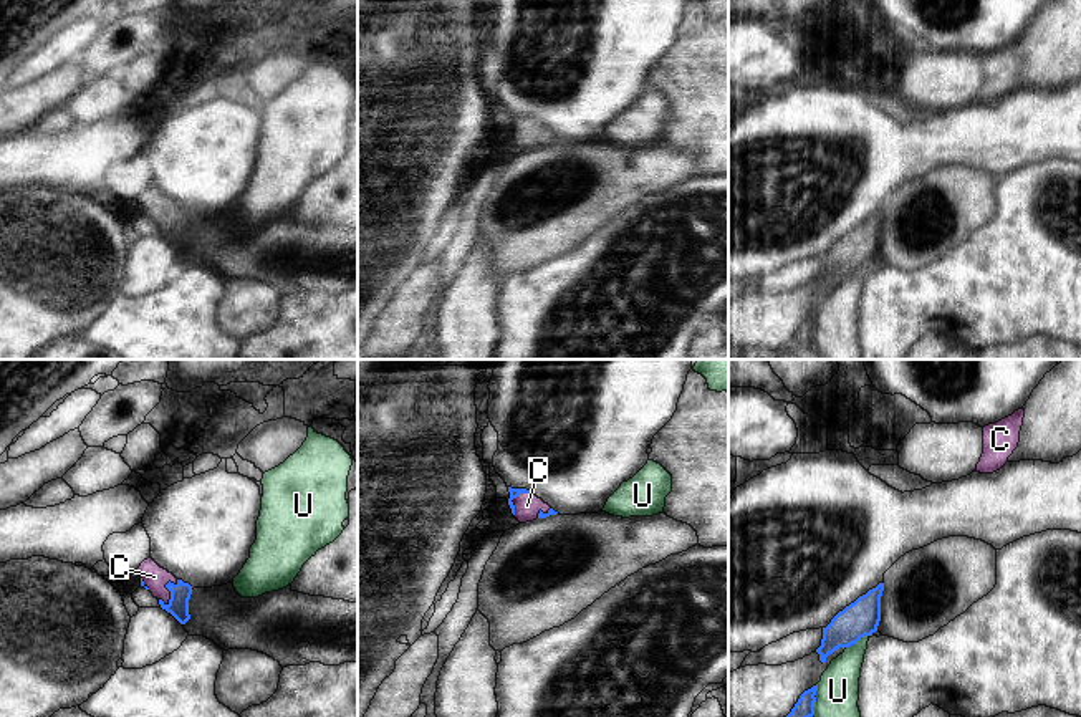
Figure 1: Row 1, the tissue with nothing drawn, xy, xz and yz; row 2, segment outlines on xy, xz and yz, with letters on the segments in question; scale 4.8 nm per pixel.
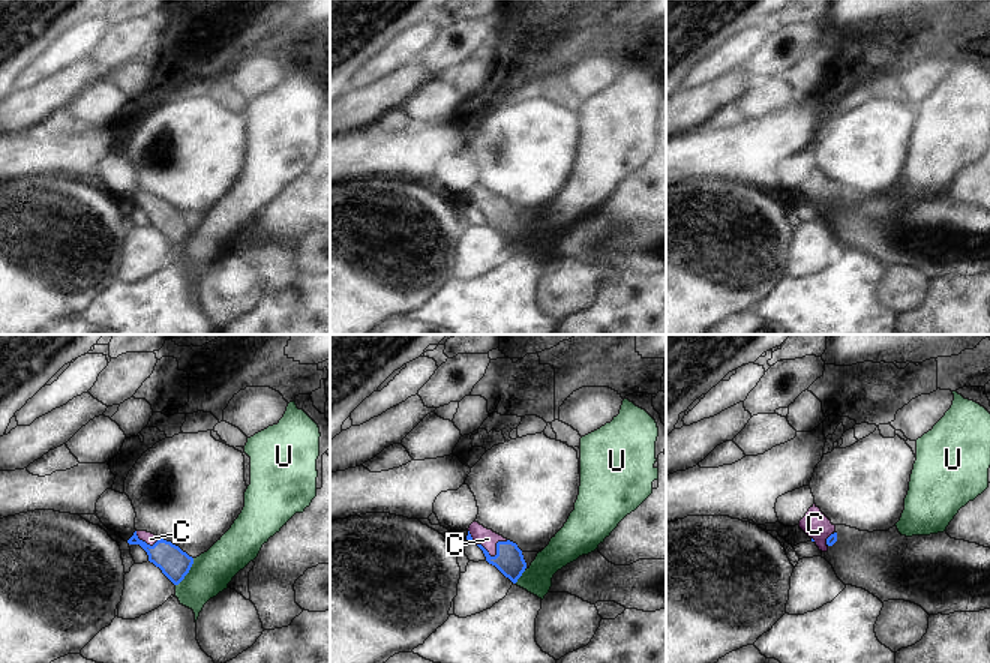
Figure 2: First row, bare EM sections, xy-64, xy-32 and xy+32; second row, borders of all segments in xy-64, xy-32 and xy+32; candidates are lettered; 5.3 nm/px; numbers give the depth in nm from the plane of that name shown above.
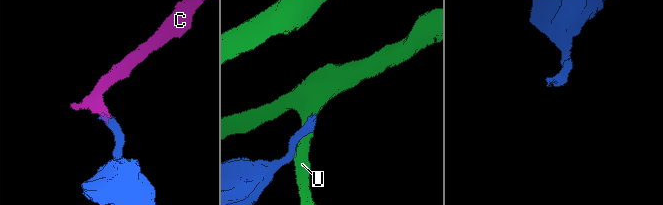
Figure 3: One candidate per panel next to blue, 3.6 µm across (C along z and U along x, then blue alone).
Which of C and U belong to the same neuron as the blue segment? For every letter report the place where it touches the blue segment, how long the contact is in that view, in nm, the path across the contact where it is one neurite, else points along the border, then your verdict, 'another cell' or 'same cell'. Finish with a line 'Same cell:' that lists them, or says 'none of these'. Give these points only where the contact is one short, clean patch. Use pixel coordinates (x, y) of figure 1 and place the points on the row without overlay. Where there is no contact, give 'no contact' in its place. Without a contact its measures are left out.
C: meets blue in xy at (168, 217); contact 140 nm long; runs through xy (177, 235), (174, 224), (168, 217), (154, 206); same cell
U: meets blue in yz at (815, 330); contact 160 nm long; another cell
Same cell: C

